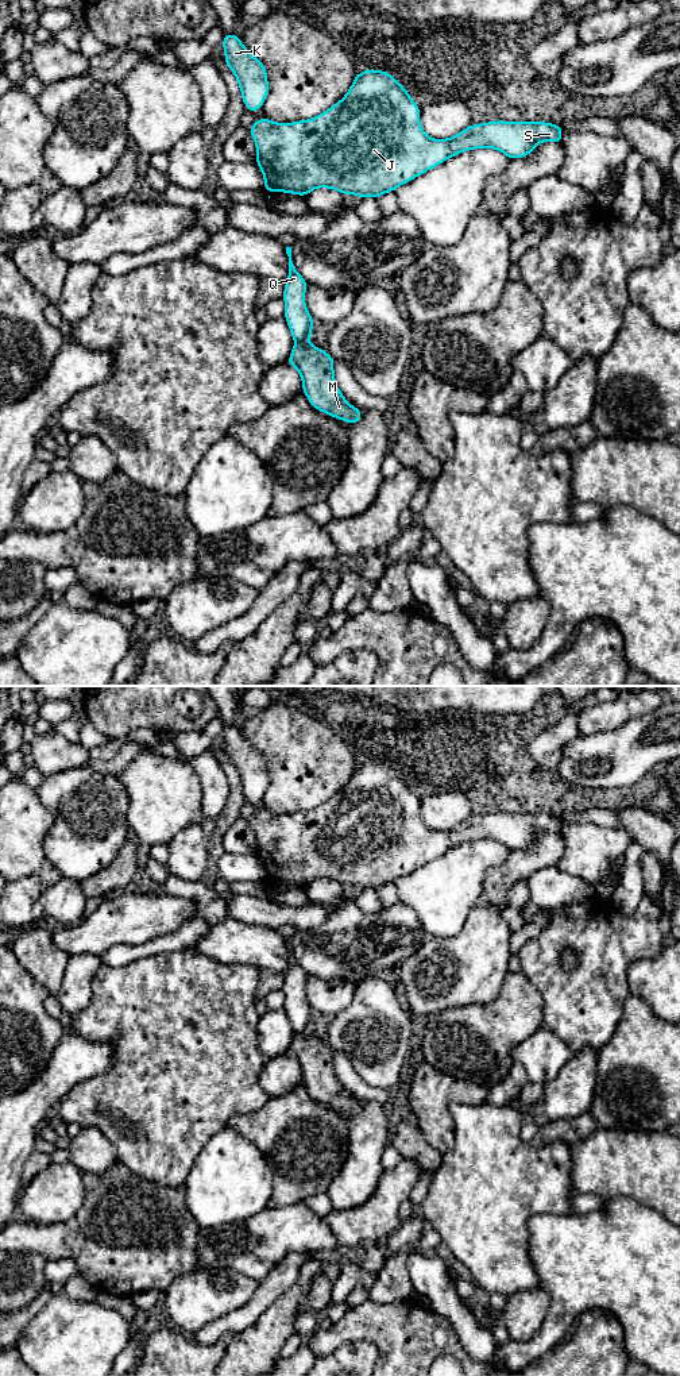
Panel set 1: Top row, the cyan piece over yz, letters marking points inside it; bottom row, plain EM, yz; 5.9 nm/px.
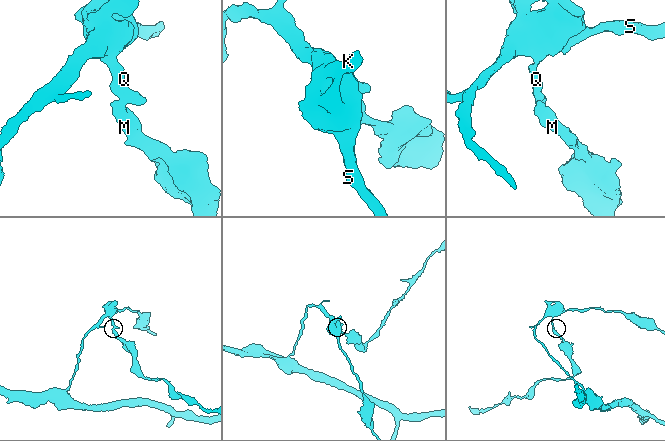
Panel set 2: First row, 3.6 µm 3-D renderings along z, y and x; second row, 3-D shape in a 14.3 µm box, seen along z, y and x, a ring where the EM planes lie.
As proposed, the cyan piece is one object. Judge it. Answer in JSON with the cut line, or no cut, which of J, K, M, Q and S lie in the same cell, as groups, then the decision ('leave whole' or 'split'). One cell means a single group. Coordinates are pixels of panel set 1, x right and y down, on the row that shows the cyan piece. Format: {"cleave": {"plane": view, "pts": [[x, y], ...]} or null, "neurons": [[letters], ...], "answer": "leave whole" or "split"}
{"cleave": {"plane": "yz", "pts": [[305, 340], [296, 343]]}, "neurons": [["J", "K", "Q", "S"], ["M"]], "answer": "split"}

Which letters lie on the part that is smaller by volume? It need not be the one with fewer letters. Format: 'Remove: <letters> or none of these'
Remove: M

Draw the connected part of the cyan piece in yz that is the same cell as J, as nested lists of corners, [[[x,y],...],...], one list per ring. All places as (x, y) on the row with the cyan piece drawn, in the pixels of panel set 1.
[[[366,69],[355,74],[345,96],[309,120],[275,123],[256,120],[250,134],[256,144],[255,162],[264,178],[264,190],[306,197],[316,188],[362,199],[395,192],[444,161],[474,149],[494,149],[509,159],[528,157],[540,142],[561,144],[563,128],[546,122],[487,122],[471,124],[448,139],[432,139],[420,124],[421,108],[389,72]]]

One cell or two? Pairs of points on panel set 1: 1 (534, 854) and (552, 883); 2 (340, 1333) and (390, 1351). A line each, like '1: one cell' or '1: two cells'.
1: two cells
2: one cell

